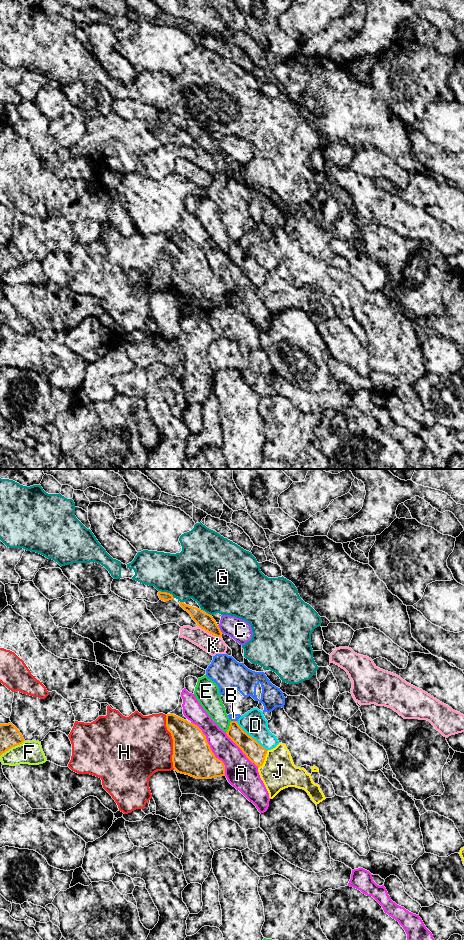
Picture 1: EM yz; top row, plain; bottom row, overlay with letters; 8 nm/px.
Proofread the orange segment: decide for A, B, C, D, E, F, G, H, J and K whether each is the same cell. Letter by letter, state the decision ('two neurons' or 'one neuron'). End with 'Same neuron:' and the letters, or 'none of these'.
A: two neurons
B: two neurons
C: two neurons
D: two neurons
E: two neurons
F: two neurons
G: two neurons
H: two neurons
J: two neurons
K: two neurons
Same neuron: none of these

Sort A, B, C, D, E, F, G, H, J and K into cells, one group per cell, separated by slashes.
A / B / C / D / E / F / G / H / J / K

